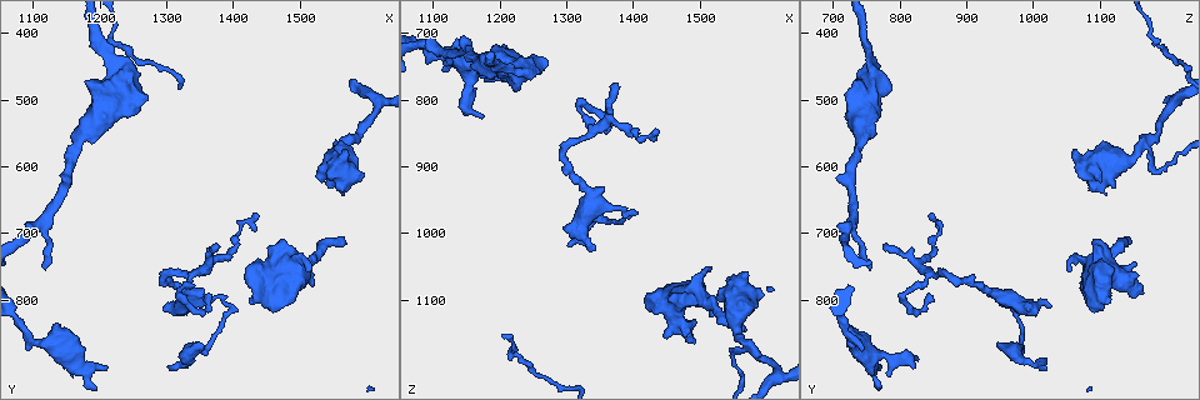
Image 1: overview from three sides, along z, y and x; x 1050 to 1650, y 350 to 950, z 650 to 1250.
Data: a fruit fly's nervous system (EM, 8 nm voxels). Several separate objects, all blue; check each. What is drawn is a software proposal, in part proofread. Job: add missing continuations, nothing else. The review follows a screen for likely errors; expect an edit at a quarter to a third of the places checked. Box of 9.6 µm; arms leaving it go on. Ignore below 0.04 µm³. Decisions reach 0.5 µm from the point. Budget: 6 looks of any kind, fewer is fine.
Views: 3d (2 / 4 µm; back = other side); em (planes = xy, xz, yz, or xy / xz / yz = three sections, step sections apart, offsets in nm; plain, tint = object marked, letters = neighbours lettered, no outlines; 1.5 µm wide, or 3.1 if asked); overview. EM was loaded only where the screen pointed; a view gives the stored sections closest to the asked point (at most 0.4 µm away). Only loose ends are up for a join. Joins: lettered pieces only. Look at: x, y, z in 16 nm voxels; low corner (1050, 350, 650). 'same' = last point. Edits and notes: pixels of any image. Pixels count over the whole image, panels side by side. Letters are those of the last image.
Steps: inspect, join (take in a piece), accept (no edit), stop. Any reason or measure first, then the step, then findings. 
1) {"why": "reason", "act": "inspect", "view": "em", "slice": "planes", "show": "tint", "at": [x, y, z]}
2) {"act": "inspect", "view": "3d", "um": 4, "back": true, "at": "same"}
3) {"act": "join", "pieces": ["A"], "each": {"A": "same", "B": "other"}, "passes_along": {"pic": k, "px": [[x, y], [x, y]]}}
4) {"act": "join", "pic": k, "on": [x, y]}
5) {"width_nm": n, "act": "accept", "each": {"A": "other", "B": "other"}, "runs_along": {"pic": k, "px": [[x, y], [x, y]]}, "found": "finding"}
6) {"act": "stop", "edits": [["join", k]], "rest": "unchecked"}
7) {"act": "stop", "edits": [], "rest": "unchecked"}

{"why": "an open end", "act": "inspect", "view": "3d", "um": 2, "at": [1510, 755, 1055]}

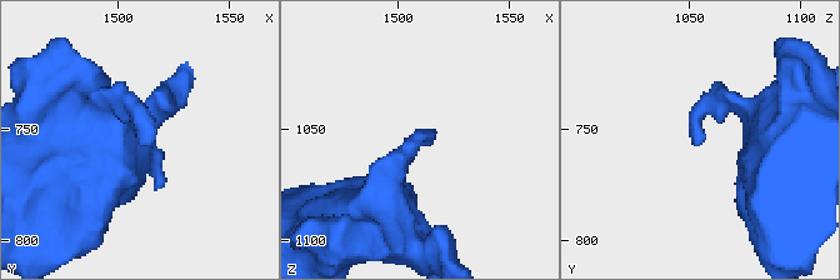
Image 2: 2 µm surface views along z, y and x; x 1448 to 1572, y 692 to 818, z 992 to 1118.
{"act": "inspect", "view": "em", "slice": "planes", "show": "plain", "at": [1513, 756, 1058]}

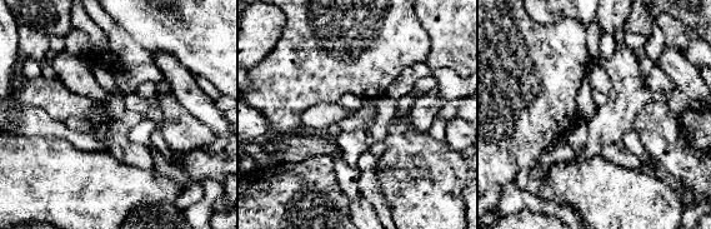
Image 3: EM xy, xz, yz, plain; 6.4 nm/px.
{"why": "see the neighbours", "act": "inspect", "view": "em", "slice": "planes", "show": "letters", "at": "same"}

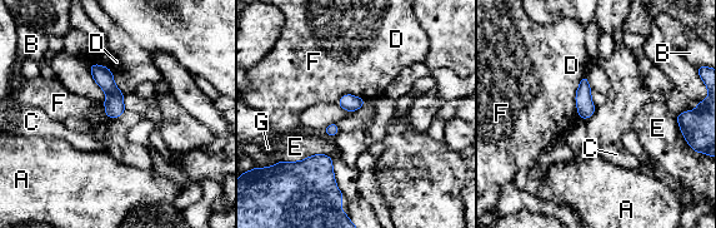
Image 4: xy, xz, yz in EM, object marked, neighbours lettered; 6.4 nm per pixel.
{"act": "accept", "each": {"A": "other", "B": "other", "C": "other", "D": "other", "E": "other", "F": "other", "G": "other"}, "runs_along": {"pic": 4, "px": [[94, 68], [114, 95], [114, 114]]}, "found": "none of them fits"}

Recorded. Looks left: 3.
{"why": "free end", "act": "inspect", "view": "3d", "um": 4, "at": [1300, 905, 1025]}

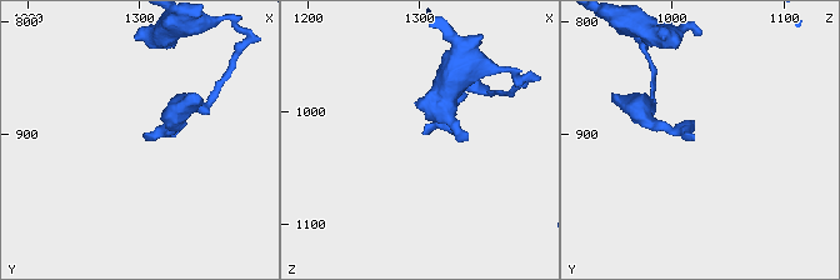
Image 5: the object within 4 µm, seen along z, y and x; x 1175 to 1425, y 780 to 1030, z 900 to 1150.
{"why": "now the EM", "act": "inspect", "view": "em", "slice": "planes", "show": "plain", "at": [1302, 902, 1020]}

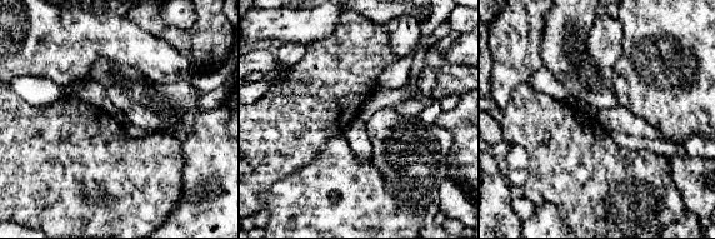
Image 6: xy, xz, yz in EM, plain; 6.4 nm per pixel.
{"why": "what lies round it", "act": "inspect", "view": "em", "slice": "planes", "show": "letters", "at": "same"}

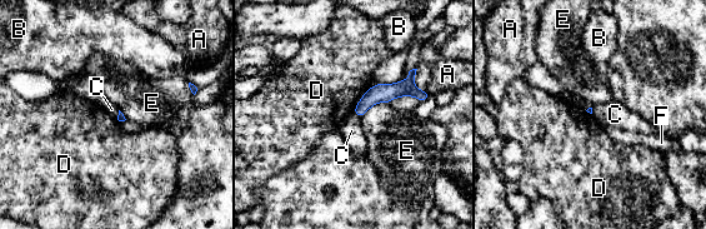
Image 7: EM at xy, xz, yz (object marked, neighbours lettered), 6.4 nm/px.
{"longest_contact_nm": ["E", 220], "act": "accept", "each": {"A": "other", "B": "other", "C": "other", "D": "other", "E": "other", "F": "other"}, "runs_along": {"pic": 7, "px": [[424, 94], [379, 93], [357, 110]]}, "found": "no lettered piece goes on from it"}

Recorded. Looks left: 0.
{"act": "stop", "edits": [], "rest": "unchecked"}

